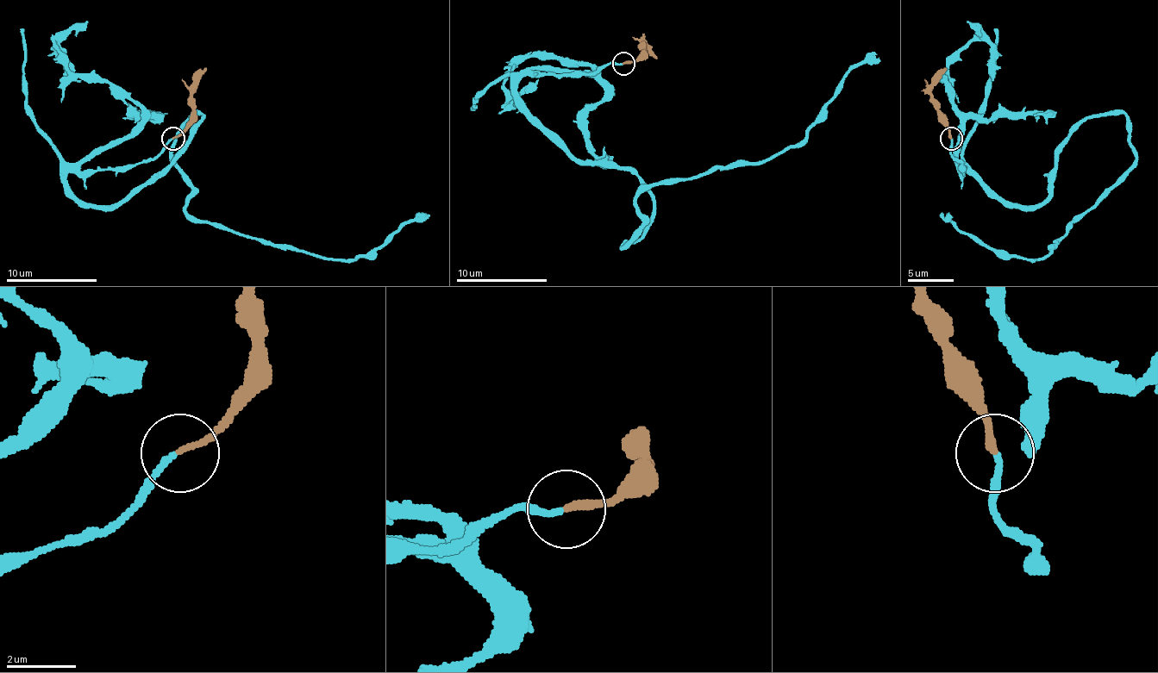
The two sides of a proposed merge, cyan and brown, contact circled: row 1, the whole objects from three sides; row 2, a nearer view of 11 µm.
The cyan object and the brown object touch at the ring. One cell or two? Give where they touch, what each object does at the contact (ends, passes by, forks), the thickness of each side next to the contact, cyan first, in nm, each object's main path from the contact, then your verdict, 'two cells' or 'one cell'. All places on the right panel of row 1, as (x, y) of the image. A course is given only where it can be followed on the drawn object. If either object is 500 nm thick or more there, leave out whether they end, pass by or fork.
at (951, 139); cyan ends there; brown ends there; 170 nm thick on the cyan side, 180 nm on the other; cyan runs (951, 138), (1006, 204), (1047, 197), (1088, 117), (1123, 113), (1136, 163), (1042, 258), (945, 217); brown runs (951, 138), (931, 96), (931, 83), (945, 67); one cell

